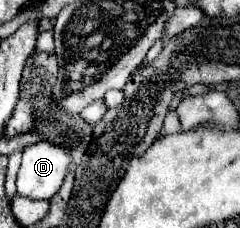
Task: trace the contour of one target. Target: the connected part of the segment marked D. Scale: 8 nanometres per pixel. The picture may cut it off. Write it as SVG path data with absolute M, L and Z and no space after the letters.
M45 140L27 146L17 174L17 194L31 200L51 200L63 184L69 162L63 148Z

